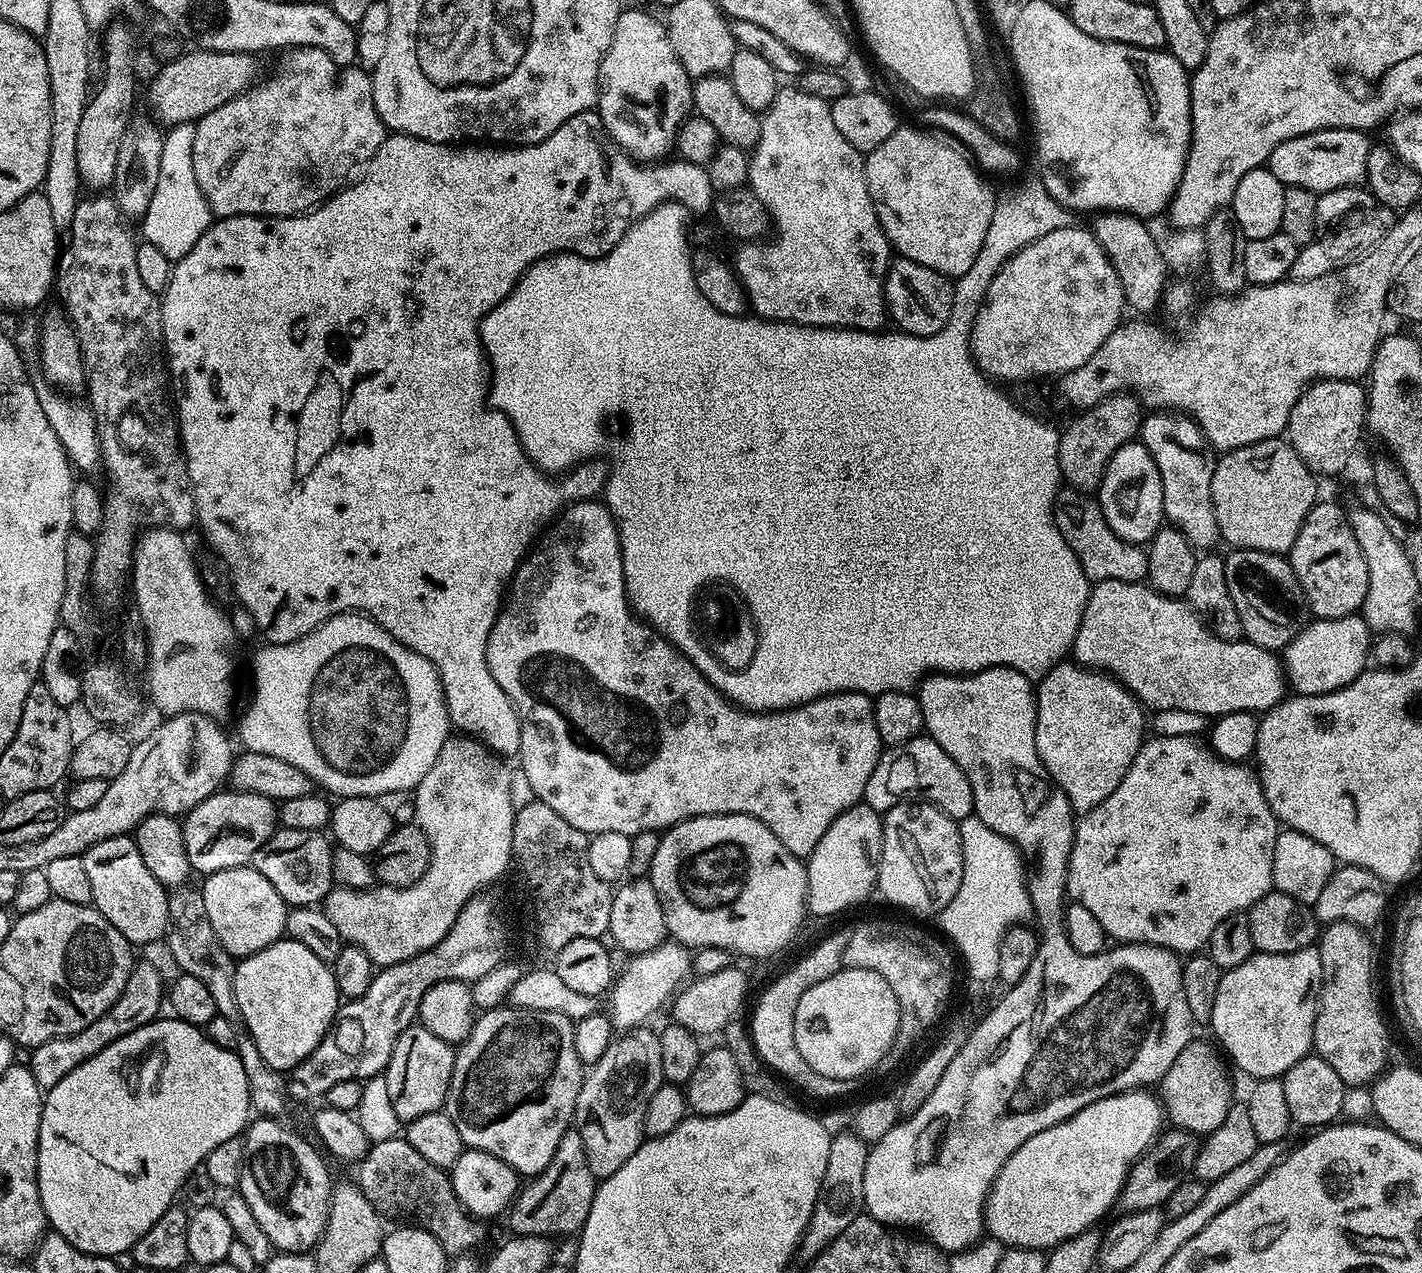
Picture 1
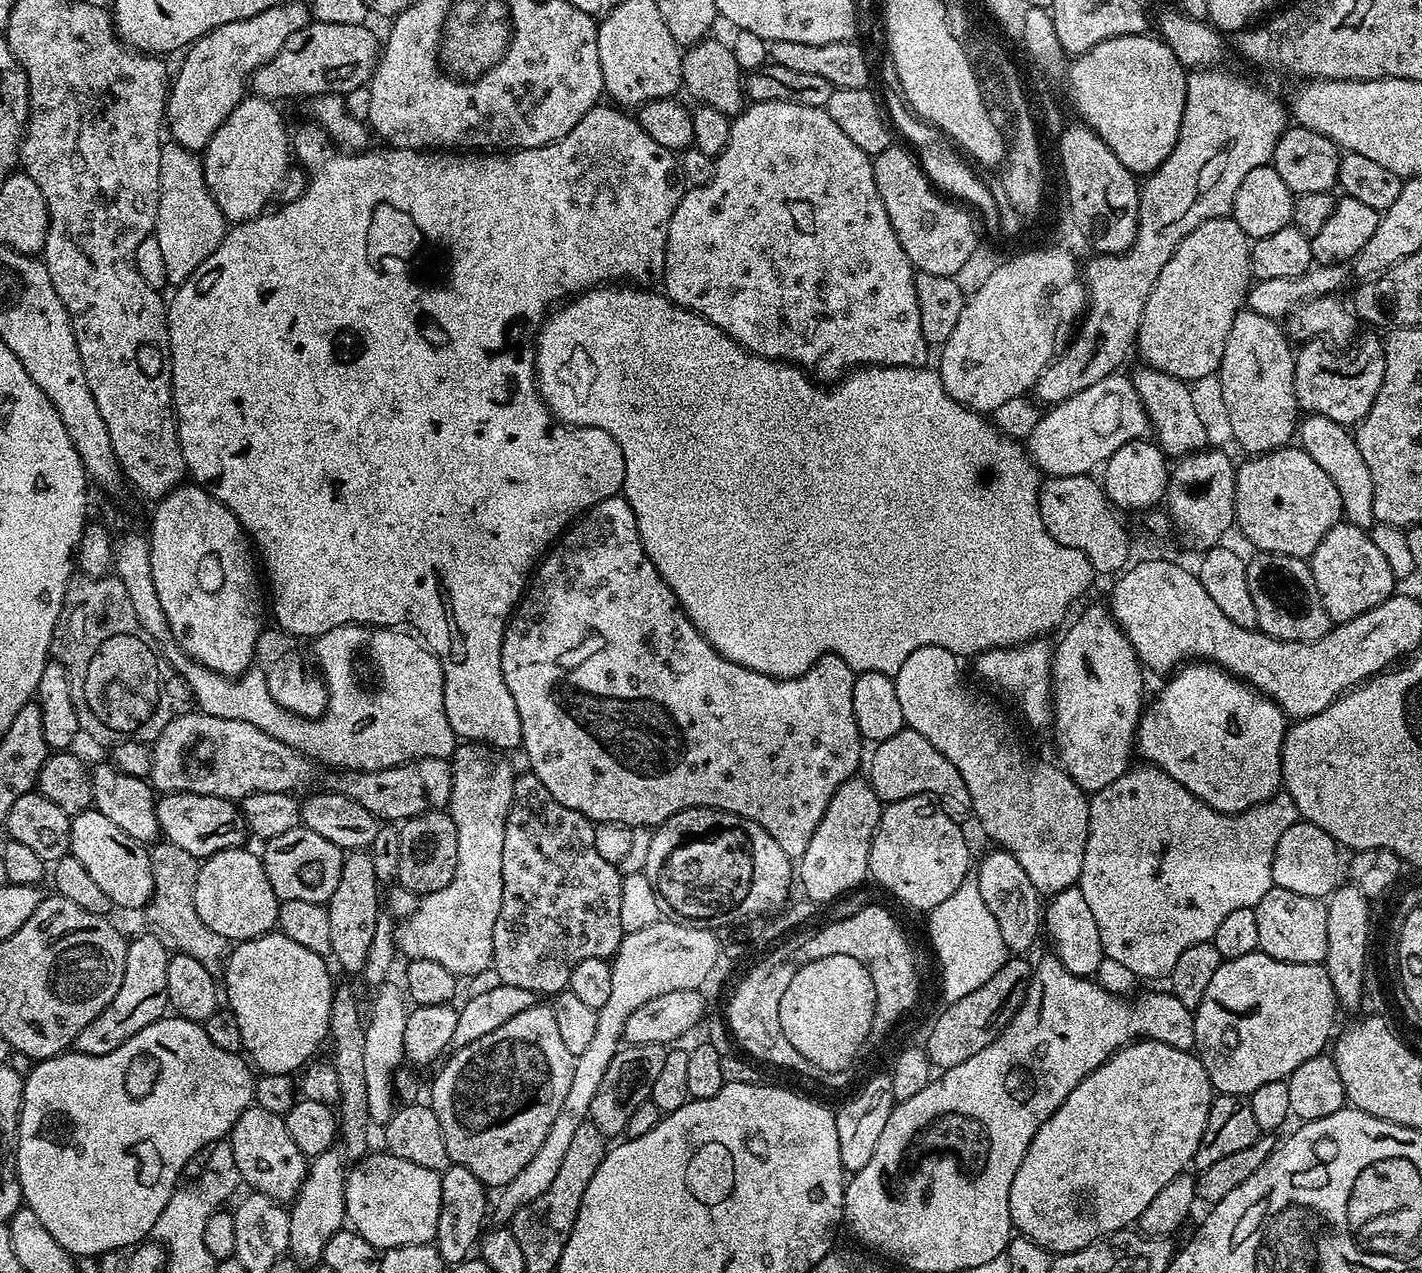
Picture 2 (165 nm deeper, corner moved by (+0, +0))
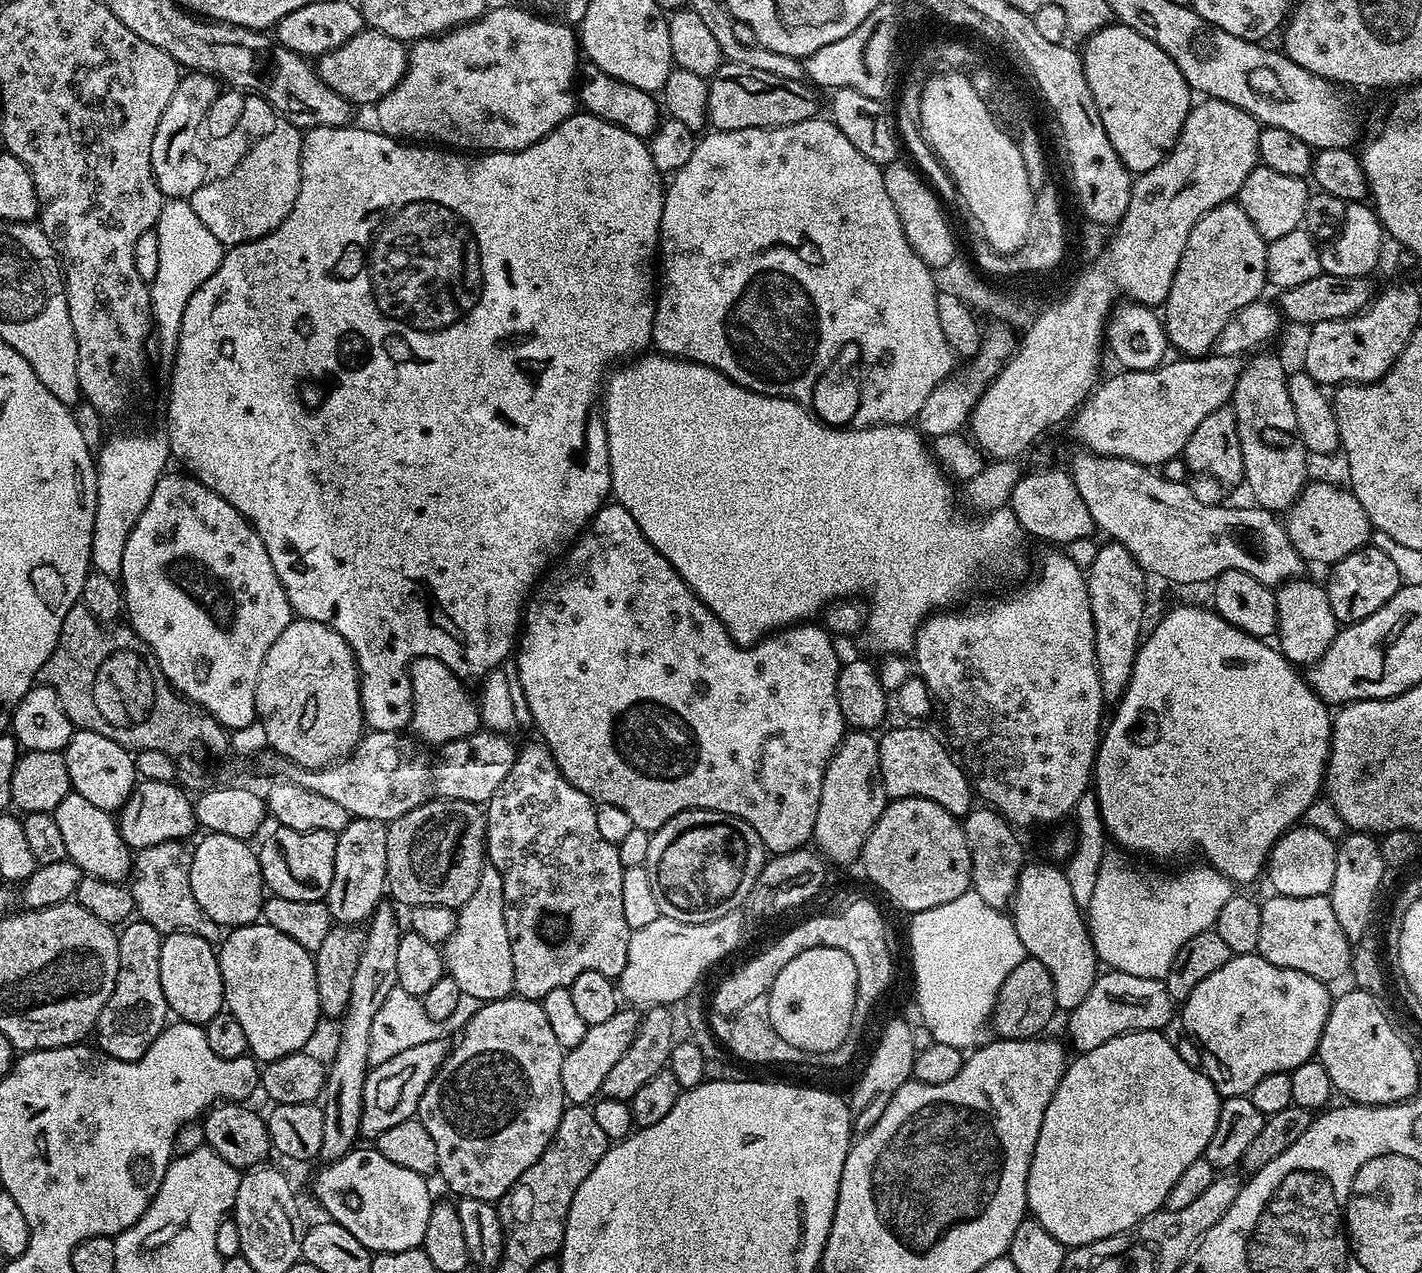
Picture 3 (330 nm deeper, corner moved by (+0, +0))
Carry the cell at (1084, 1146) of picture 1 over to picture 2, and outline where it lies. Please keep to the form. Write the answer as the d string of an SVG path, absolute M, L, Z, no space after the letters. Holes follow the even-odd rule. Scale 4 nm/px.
M1137 1040L1120 1048L1098 1070L1094 1070L1062 1102L1058 1111L1050 1117L1038 1130L1038 1134L1030 1142L1026 1150L1026 1158L1022 1158L1022 1166L1018 1166L1018 1174L1014 1174L1014 1182L1010 1186L1010 1218L1012 1227L1019 1235L1033 1240L1047 1252L1063 1254L1082 1250L1082 1246L1090 1246L1090 1242L1099 1240L1102 1236L1109 1236L1111 1232L1119 1232L1135 1225L1139 1221L1142 1210L1154 1202L1154 1194L1166 1186L1166 1182L1185 1171L1187 1164L1191 1165L1196 1158L1198 1142L1202 1142L1202 1130L1206 1130L1206 1118L1210 1114L1210 1106L1214 1099L1214 1089L1204 1064L1199 1055L1191 1051L1183 1052L1174 1046L1166 1046L1157 1040Z

